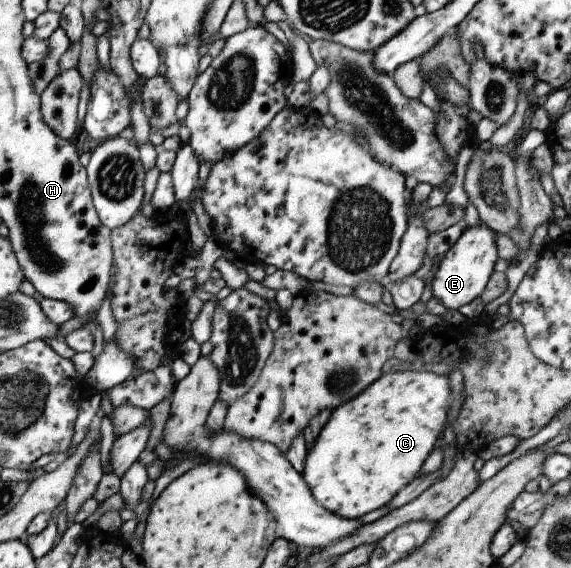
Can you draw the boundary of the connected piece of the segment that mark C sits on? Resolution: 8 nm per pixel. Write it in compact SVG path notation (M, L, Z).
M402 370L381 374L368 388L331 410L316 440L307 450L302 478L314 500L330 514L340 518L357 519L388 504L403 486L420 472L422 463L434 450L438 433L446 422L450 404L448 376L422 370Z

